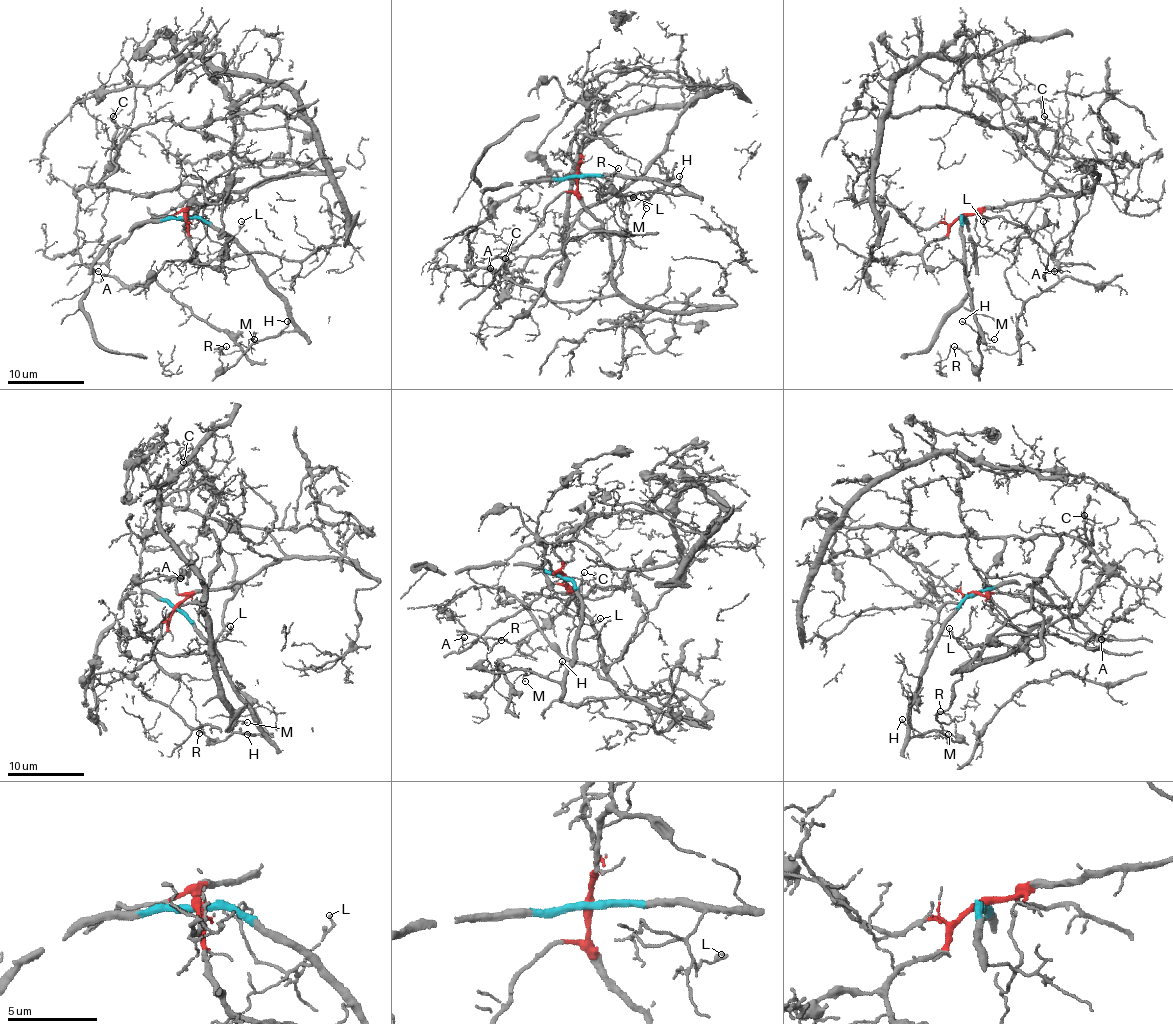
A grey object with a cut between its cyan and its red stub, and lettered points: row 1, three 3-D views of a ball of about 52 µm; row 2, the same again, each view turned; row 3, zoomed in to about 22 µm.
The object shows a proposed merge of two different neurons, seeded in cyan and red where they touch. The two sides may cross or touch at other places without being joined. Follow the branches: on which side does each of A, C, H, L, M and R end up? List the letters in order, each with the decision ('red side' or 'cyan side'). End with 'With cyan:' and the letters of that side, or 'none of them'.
A: red side
C: red side
H: cyan side
L: cyan side
M: cyan side
R: cyan side
With cyan: H, L, M, R

